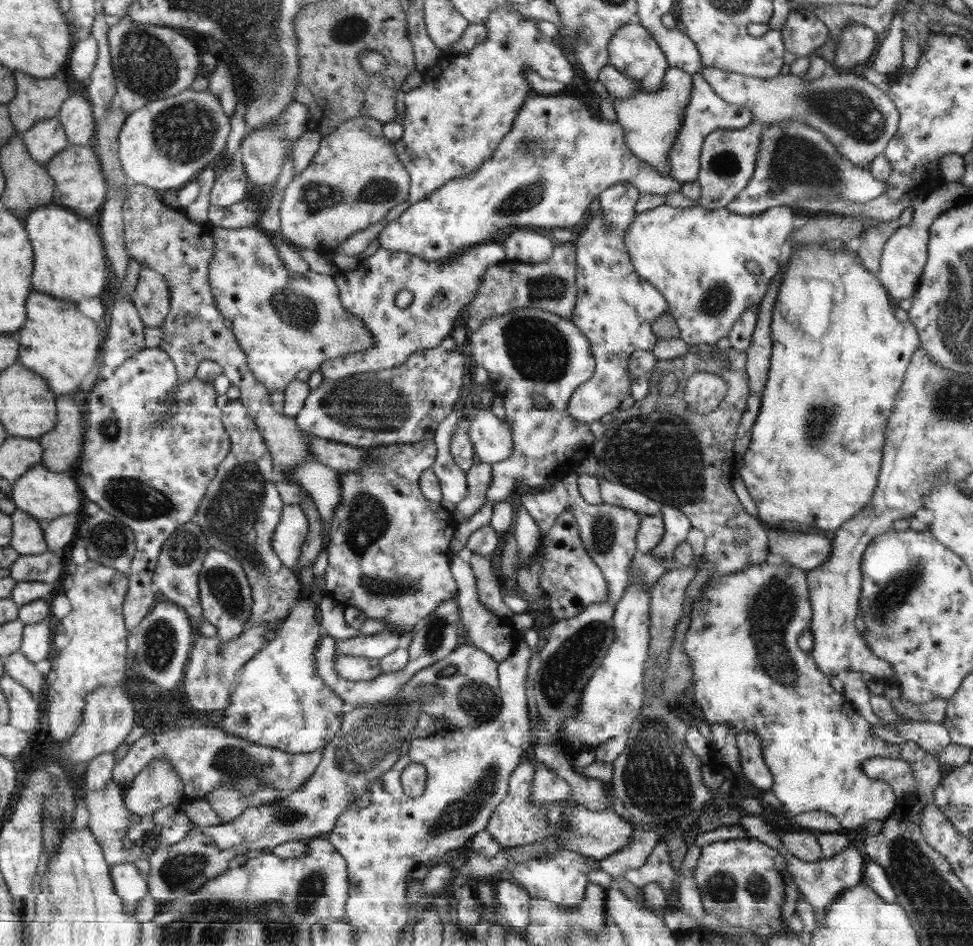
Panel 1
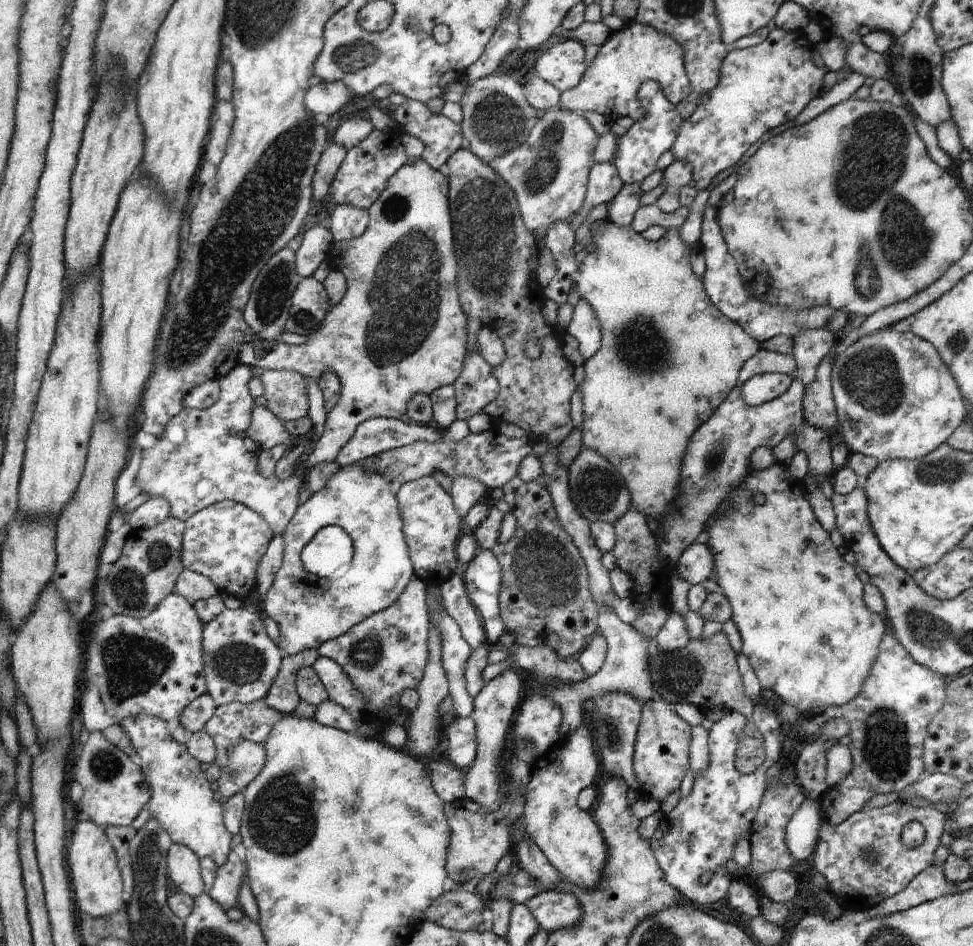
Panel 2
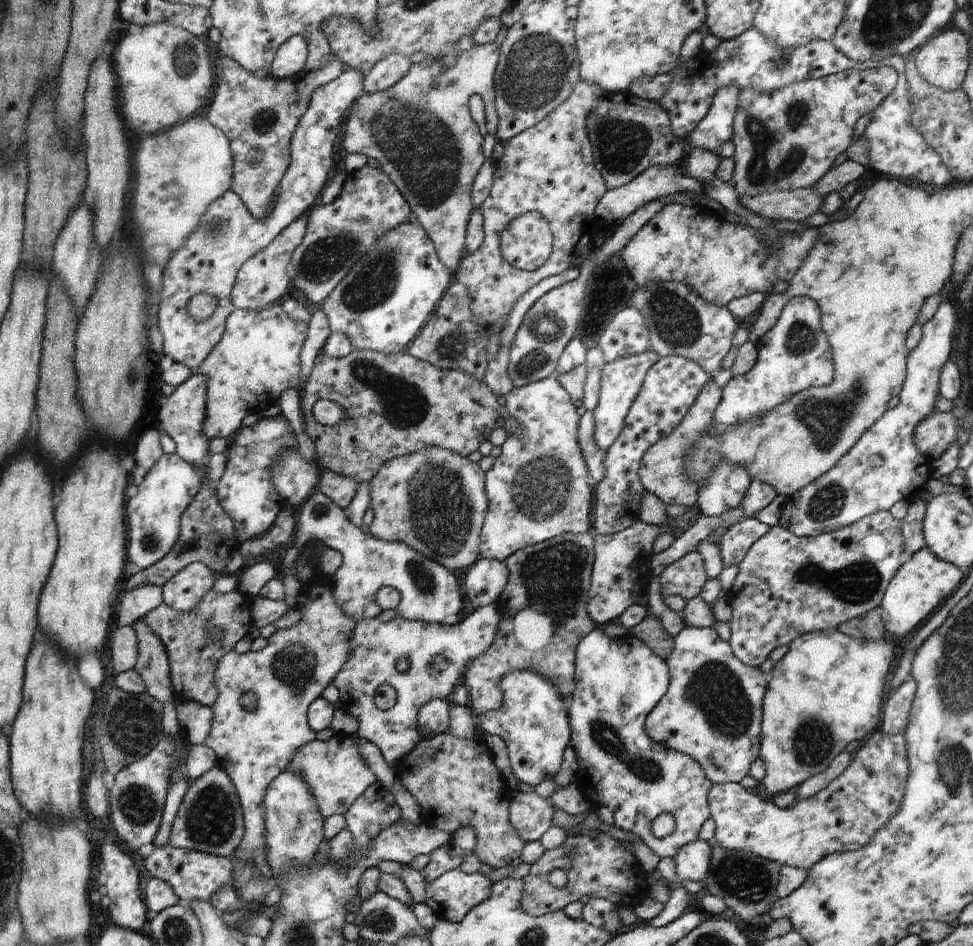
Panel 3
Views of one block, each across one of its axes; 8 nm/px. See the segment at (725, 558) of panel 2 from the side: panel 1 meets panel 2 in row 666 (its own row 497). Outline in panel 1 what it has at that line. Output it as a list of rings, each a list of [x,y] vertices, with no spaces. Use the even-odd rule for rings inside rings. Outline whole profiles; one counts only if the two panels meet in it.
[[[820,244],[816,248],[815,251],[812,248],[808,248],[808,246],[798,246],[794,252],[792,252],[789,261],[785,264],[786,270],[783,272],[780,281],[780,290],[778,291],[778,296],[776,297],[775,304],[772,309],[772,322],[771,322],[771,337],[772,337],[772,350],[771,350],[771,359],[769,371],[767,374],[767,382],[764,388],[764,392],[761,394],[761,407],[757,416],[756,422],[752,425],[751,430],[751,439],[748,445],[748,450],[742,456],[744,460],[744,464],[741,467],[741,470],[736,473],[738,476],[742,478],[742,482],[744,482],[747,487],[752,500],[756,503],[758,507],[758,519],[764,523],[766,527],[781,527],[780,522],[784,520],[790,520],[790,522],[800,522],[800,524],[806,524],[811,527],[819,528],[820,530],[836,530],[839,526],[842,526],[844,522],[850,520],[855,514],[858,514],[860,510],[862,510],[871,500],[874,489],[877,485],[877,476],[880,472],[881,460],[882,460],[882,448],[884,448],[886,440],[884,440],[884,428],[886,428],[886,418],[890,416],[892,409],[895,406],[895,398],[897,394],[900,393],[900,388],[902,387],[902,382],[904,382],[904,373],[908,368],[908,363],[911,361],[912,355],[915,353],[916,348],[921,346],[921,342],[919,339],[918,331],[912,322],[907,319],[906,321],[898,321],[896,319],[895,313],[892,311],[892,304],[890,304],[890,300],[892,298],[886,292],[882,283],[862,264],[860,258],[858,258],[856,252],[852,252],[852,250],[832,250],[832,248],[828,248],[831,246],[829,244]]]

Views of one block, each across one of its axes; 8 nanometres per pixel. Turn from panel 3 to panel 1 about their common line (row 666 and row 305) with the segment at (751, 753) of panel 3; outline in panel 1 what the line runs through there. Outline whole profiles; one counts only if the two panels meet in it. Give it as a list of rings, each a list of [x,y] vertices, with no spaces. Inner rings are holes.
[[[664,203],[651,210],[646,210],[640,213],[636,213],[633,221],[630,223],[629,229],[625,232],[624,244],[627,246],[627,251],[630,256],[630,260],[634,265],[635,271],[642,277],[645,278],[652,286],[655,286],[661,293],[662,296],[667,300],[668,313],[675,318],[676,324],[679,326],[679,338],[682,339],[686,344],[696,346],[700,344],[715,345],[718,340],[728,336],[728,333],[732,330],[735,321],[738,321],[740,316],[744,314],[744,311],[751,304],[759,304],[767,293],[768,287],[771,285],[772,279],[778,274],[780,258],[786,258],[792,250],[790,246],[783,246],[784,242],[788,240],[792,228],[794,228],[794,217],[800,215],[801,212],[797,208],[789,206],[775,206],[764,210],[764,212],[752,214],[752,215],[741,215],[729,211],[727,207],[717,208],[714,210],[708,210],[700,206],[684,206],[676,207],[667,205]],[[754,260],[758,266],[762,269],[760,274],[752,274],[746,269],[746,261]]]

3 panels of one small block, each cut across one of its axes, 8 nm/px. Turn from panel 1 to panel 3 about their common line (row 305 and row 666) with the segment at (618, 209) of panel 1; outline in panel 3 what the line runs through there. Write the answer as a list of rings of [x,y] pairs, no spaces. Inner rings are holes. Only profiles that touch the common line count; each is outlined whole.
[[[598,626],[580,640],[575,658],[576,684],[567,703],[571,730],[569,746],[578,762],[575,782],[594,807],[606,806],[614,812],[616,827],[637,835],[660,858],[673,858],[682,846],[699,839],[702,825],[711,818],[708,791],[712,788],[713,782],[706,778],[699,762],[687,754],[658,744],[646,734],[644,725],[648,713],[652,712],[668,692],[670,684],[668,665],[633,634],[610,638]],[[662,812],[674,818],[676,830],[672,832],[672,836],[654,838],[650,832],[652,821]]]

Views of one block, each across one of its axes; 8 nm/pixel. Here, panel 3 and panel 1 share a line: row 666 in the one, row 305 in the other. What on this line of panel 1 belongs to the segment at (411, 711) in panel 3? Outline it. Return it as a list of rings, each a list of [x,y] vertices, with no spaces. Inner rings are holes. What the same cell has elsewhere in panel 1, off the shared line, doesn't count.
[[[493,243],[463,250],[462,254],[447,261],[425,261],[408,254],[408,252],[392,252],[380,248],[372,256],[359,261],[354,270],[338,270],[333,274],[333,277],[339,290],[342,306],[347,312],[355,314],[365,324],[365,327],[372,333],[375,343],[373,347],[359,353],[347,354],[343,358],[323,362],[319,368],[323,381],[338,380],[352,376],[352,374],[391,369],[401,365],[408,358],[408,355],[414,354],[414,352],[440,346],[443,338],[451,336],[455,328],[454,320],[458,318],[458,312],[475,297],[487,266],[505,260],[506,252],[503,246]],[[437,294],[445,296],[445,300],[439,303],[436,299]]]

